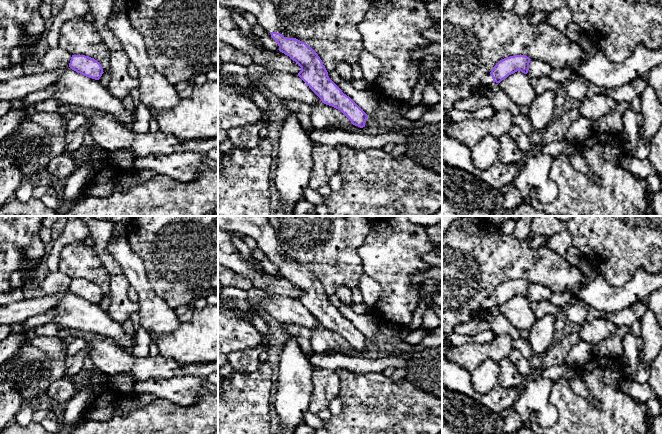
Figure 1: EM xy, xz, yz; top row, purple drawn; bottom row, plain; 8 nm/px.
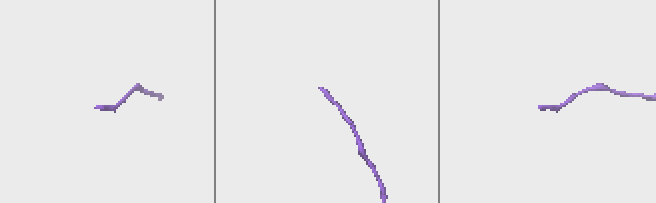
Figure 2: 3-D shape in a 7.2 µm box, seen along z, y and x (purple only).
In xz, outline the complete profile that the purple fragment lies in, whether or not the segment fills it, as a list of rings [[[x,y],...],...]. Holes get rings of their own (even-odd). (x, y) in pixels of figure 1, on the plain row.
[[[218,216],[218,228],[253,238],[264,254],[271,257],[279,275],[301,291],[298,300],[321,325],[340,334],[353,349],[365,351],[368,339],[329,302],[318,278],[287,255],[266,216]]]

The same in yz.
[[[514,279],[500,284],[491,294],[491,296],[482,302],[481,308],[487,310],[492,306],[500,307],[509,299],[521,295],[528,297],[530,282],[526,279]]]

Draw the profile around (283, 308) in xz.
[[[267,294],[255,303],[279,322],[293,323],[314,330],[321,323],[295,298]]]

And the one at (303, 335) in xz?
[[[280,322],[280,327],[290,337],[295,337],[304,355],[310,359],[313,356],[311,349],[312,330],[293,323]]]

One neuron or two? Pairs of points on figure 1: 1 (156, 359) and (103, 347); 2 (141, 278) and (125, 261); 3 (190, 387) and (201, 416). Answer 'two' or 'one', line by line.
1: one
2: one
3: two

